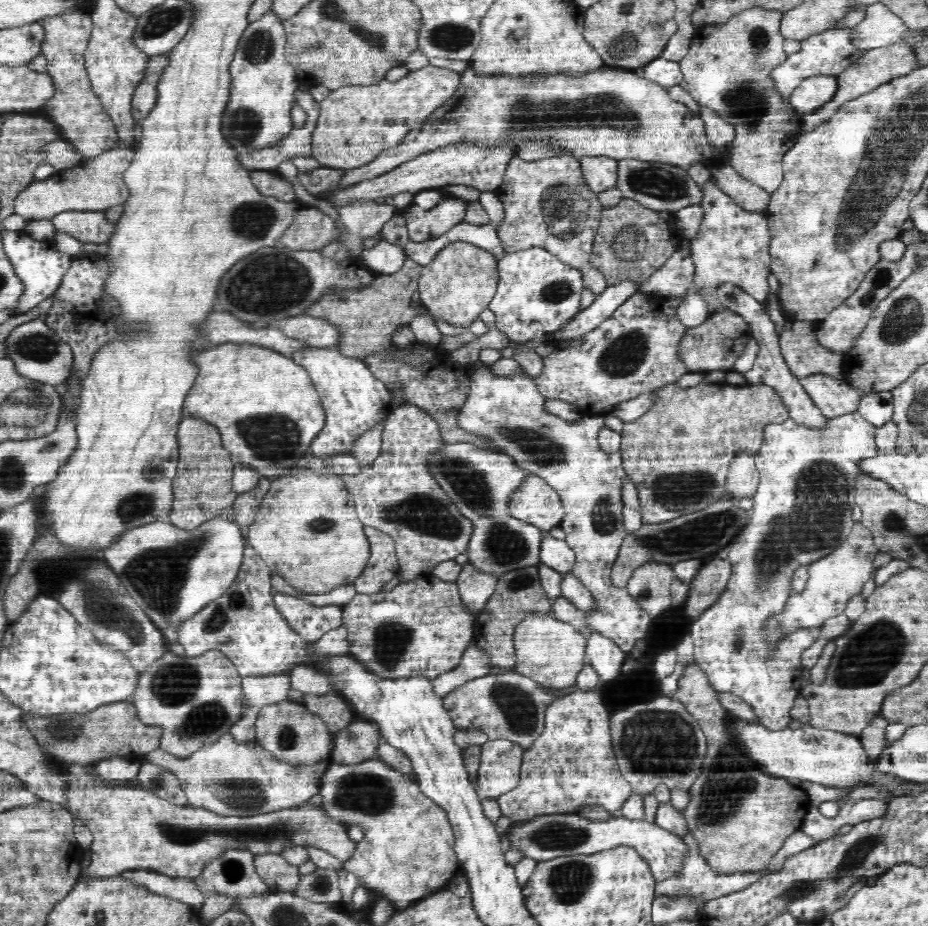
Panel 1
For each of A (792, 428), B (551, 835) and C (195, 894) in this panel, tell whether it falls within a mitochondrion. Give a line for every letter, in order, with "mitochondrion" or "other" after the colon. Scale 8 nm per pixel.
A: other
B: mitochondrion
C: other

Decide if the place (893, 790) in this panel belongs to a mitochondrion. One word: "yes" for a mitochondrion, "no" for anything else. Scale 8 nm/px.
no

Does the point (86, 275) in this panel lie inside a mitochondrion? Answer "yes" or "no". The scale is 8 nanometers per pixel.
no

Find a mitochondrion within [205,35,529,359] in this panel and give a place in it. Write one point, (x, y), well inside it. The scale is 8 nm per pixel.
(273, 282)

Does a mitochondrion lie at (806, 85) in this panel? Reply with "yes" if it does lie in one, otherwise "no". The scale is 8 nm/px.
no

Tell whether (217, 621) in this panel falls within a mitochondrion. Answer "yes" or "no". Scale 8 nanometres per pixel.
yes

